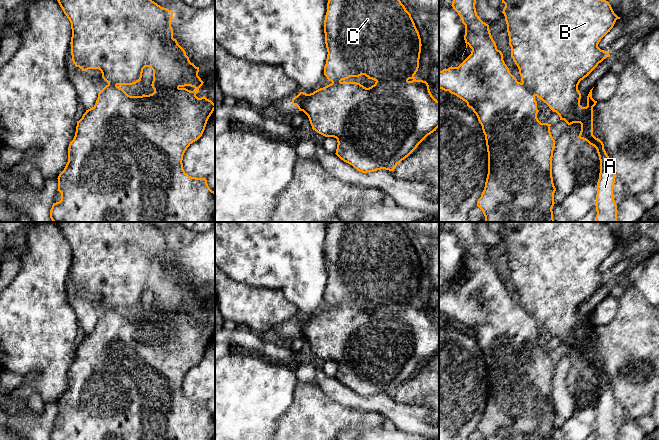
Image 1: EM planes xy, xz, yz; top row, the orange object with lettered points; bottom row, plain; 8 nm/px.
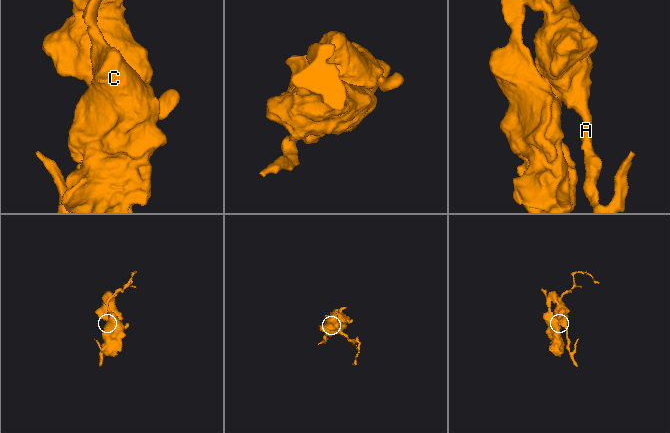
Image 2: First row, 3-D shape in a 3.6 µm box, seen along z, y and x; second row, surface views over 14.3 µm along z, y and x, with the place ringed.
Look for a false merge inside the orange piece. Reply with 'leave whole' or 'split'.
split

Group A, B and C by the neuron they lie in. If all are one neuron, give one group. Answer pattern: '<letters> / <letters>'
A B / C

